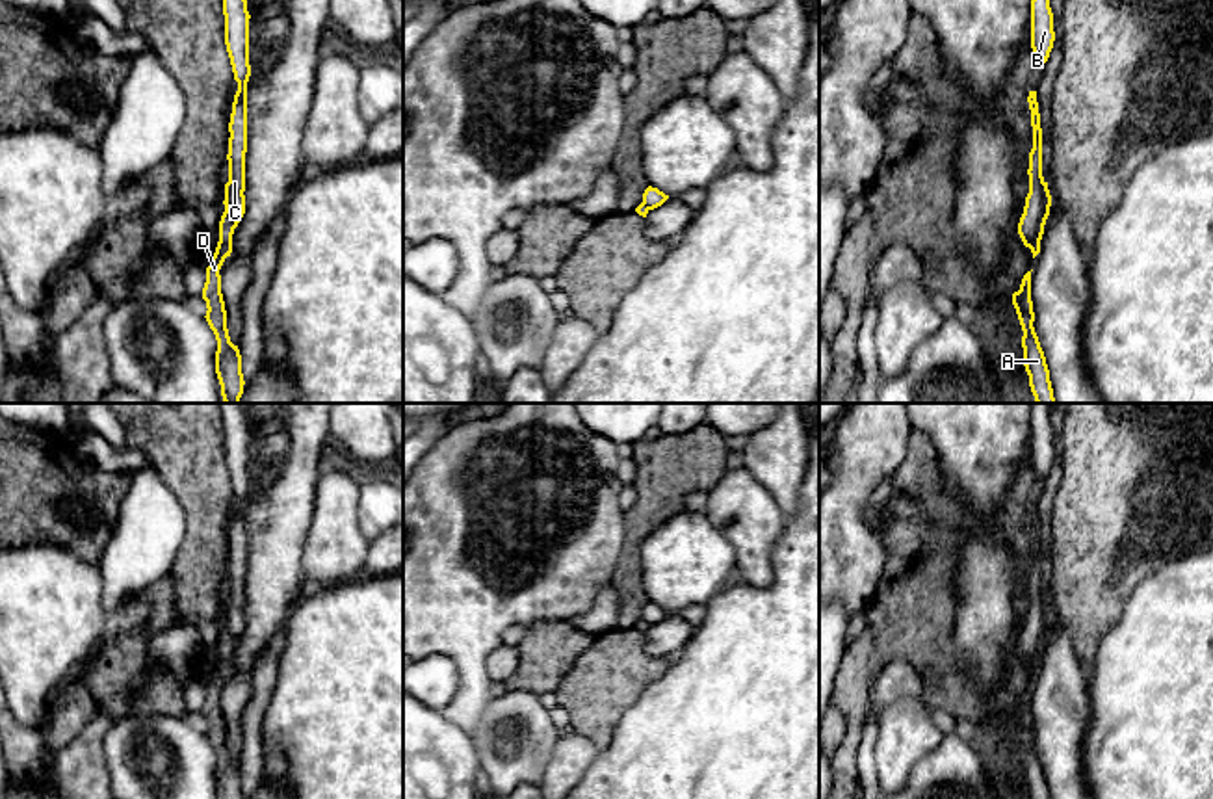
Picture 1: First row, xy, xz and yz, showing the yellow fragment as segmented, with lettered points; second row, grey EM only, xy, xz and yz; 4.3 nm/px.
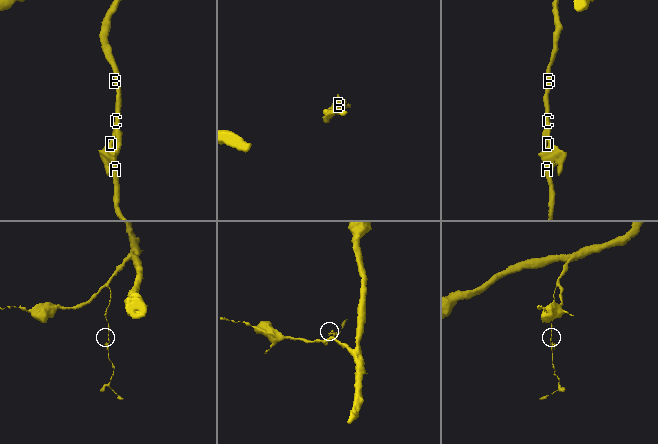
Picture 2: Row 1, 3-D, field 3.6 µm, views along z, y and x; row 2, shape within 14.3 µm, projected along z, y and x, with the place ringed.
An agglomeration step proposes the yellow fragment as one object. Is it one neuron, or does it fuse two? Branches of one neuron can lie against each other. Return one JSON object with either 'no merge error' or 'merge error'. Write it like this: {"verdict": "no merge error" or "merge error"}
{"verdict": "no merge error"}

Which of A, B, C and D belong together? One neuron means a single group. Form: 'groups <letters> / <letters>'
groups A B C D

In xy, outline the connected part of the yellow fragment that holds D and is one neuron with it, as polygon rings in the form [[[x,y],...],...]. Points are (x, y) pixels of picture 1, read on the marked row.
[[[223,0],[225,45],[230,58],[238,91],[232,102],[228,123],[228,182],[225,184],[225,212],[219,221],[219,242],[206,268],[202,299],[206,301],[206,321],[215,334],[215,373],[221,385],[225,403],[240,403],[243,394],[241,355],[230,342],[227,329],[227,310],[221,294],[219,269],[232,253],[232,234],[245,214],[245,152],[247,152],[247,82],[249,65],[249,11],[247,0]]]

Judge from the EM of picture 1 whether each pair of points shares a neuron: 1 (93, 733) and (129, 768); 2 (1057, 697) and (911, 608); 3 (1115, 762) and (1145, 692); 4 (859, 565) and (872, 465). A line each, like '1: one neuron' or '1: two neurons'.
1: two neurons
2: two neurons
3: one neuron
4: one neuron

